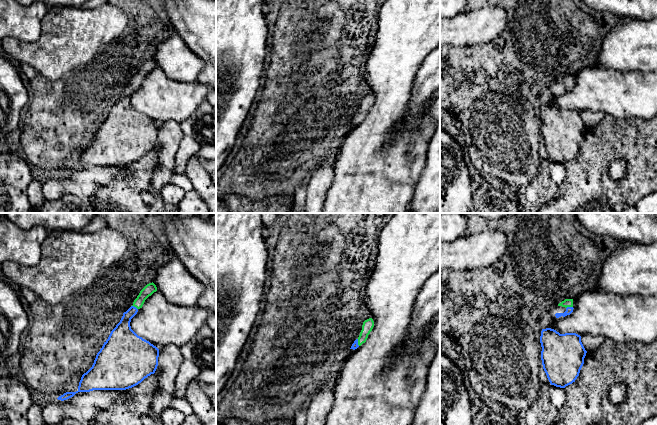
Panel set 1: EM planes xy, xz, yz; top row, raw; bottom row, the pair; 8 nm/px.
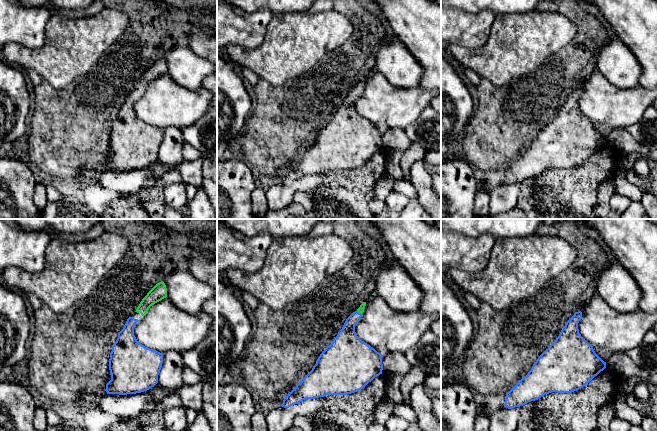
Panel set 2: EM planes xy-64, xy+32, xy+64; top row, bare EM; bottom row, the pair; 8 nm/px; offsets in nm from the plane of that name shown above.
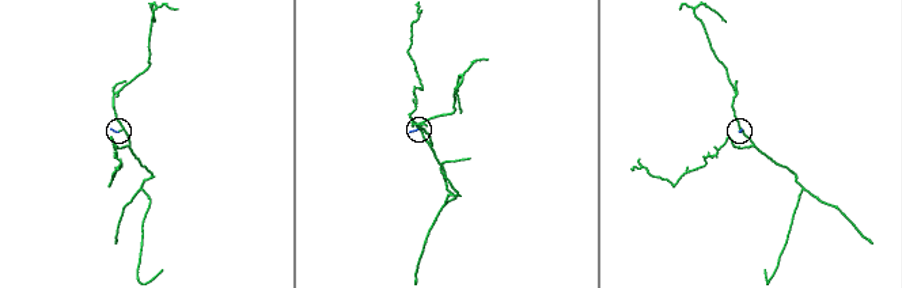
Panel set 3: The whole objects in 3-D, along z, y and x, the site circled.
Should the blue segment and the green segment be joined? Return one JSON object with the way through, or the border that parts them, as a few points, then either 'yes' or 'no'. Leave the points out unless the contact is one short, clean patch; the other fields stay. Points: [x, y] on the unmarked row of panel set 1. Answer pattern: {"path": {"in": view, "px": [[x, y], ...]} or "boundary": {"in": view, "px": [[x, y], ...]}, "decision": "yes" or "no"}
{"path": {"in": "yz", "px": [[569, 86], [569, 83], [566, 79]]}, "decision": "yes"}

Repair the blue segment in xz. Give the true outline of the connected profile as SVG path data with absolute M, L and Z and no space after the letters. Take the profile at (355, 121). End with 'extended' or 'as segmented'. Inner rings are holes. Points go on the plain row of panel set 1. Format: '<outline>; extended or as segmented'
M372 94L365 96L363 98L362 106L360 108L359 113L354 117L350 125L355 126L359 122L361 122L363 119L365 119L373 103L374 103L374 97Z; extended

